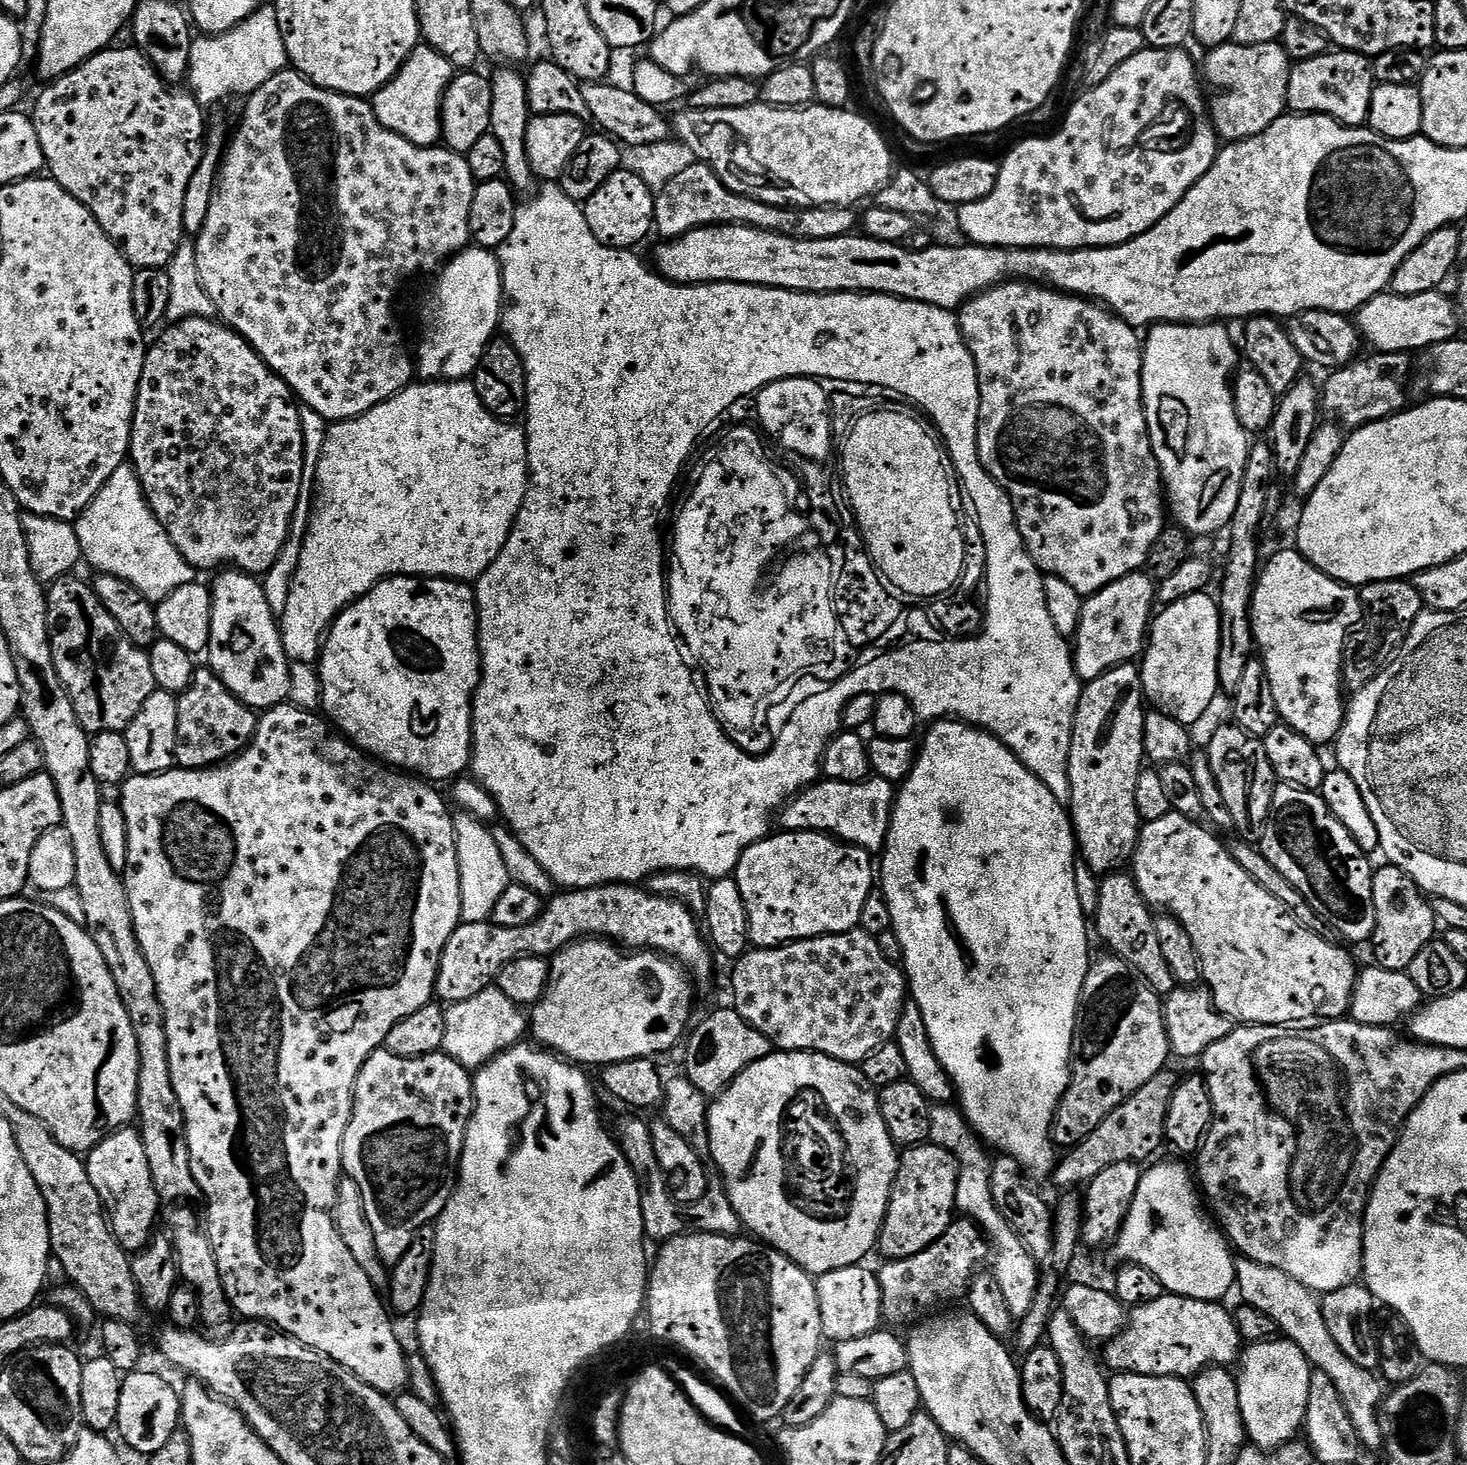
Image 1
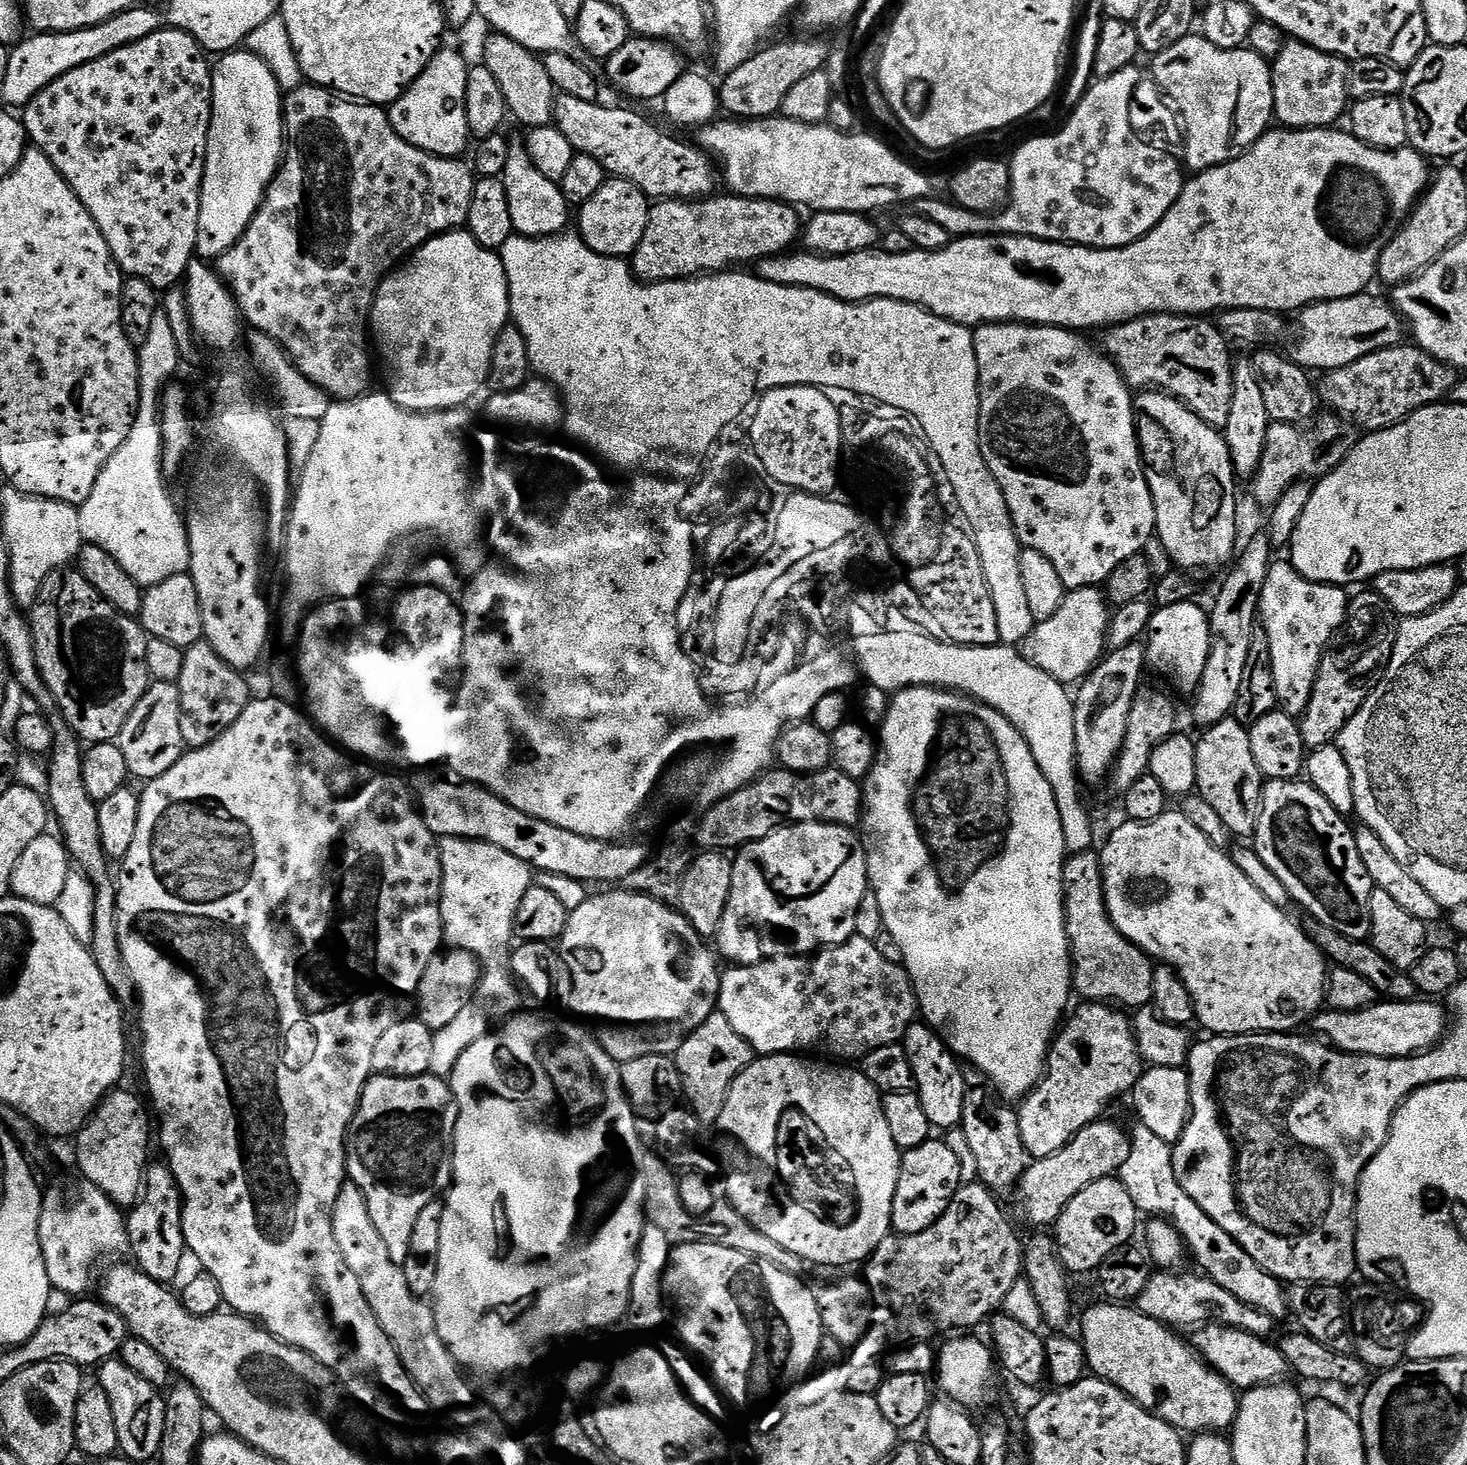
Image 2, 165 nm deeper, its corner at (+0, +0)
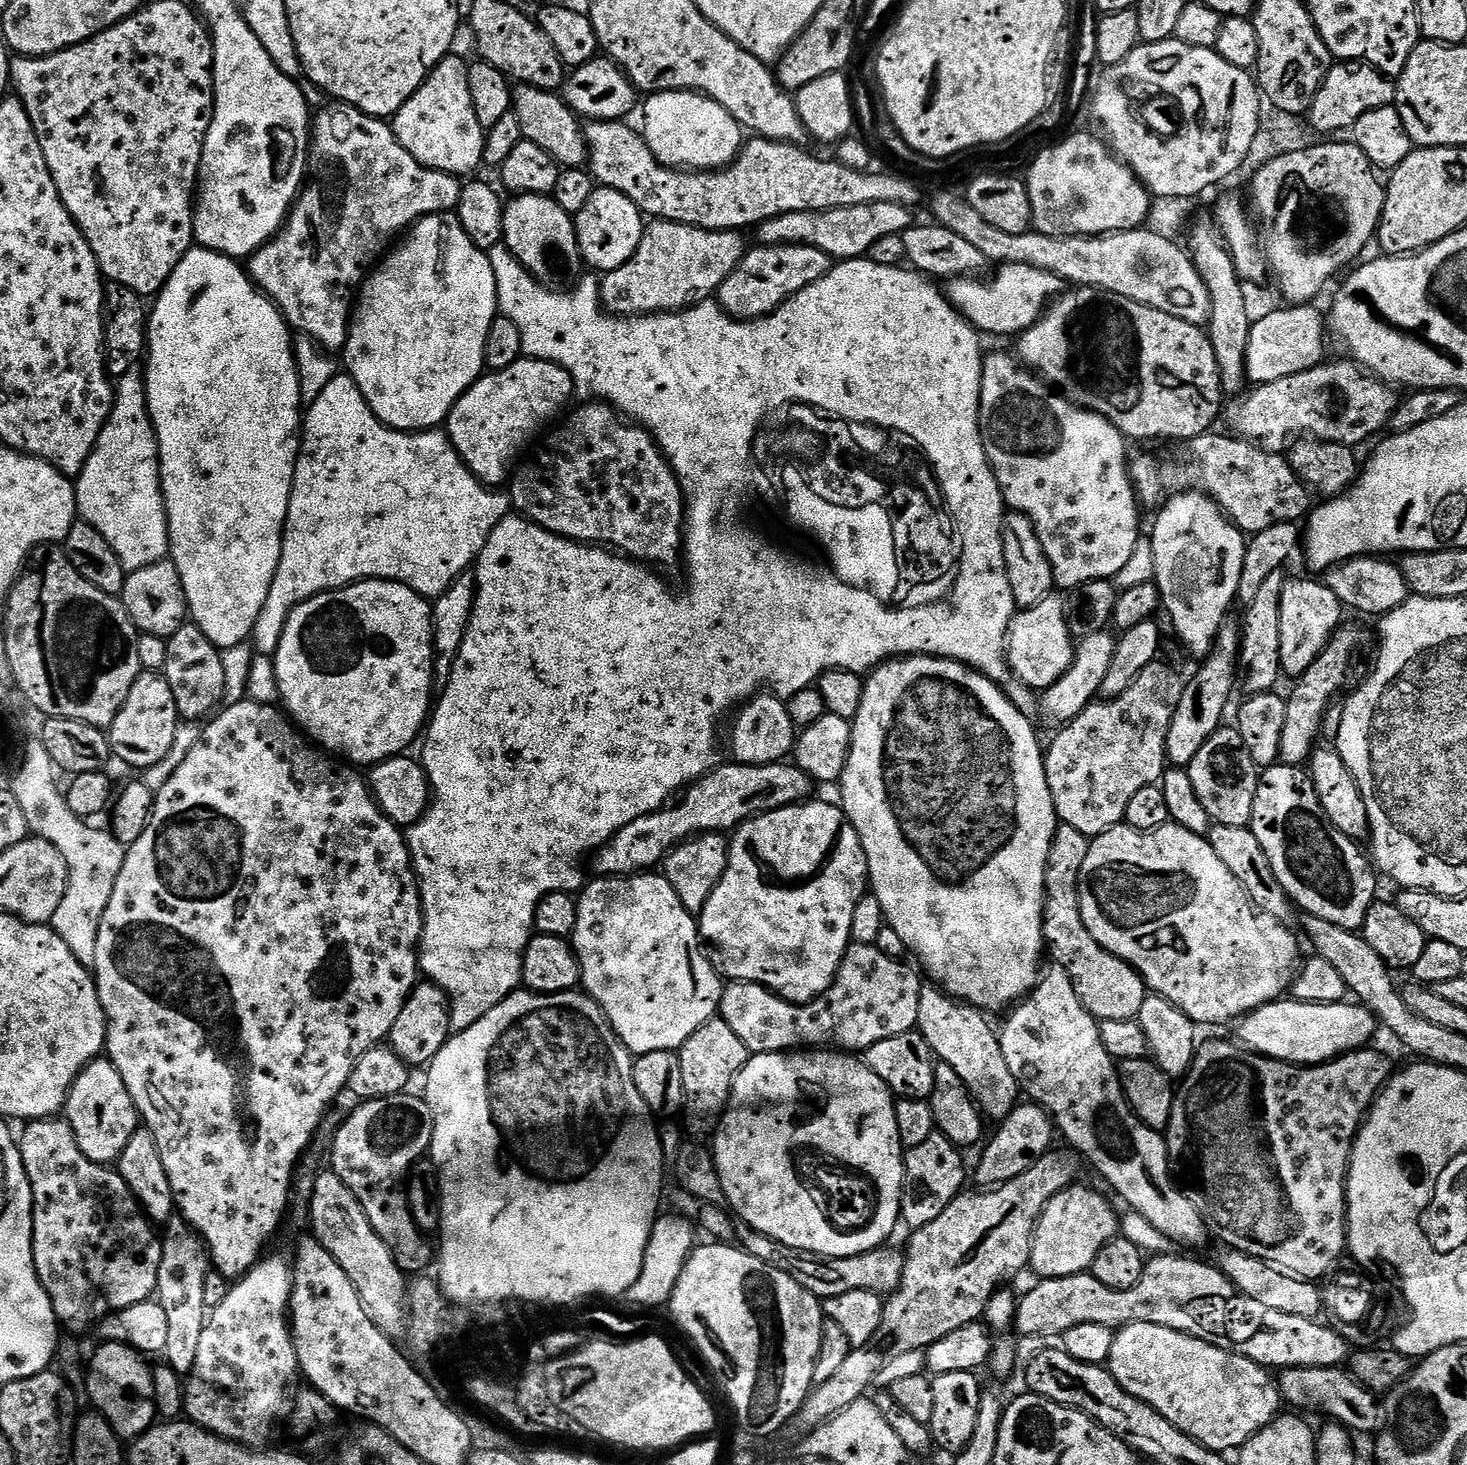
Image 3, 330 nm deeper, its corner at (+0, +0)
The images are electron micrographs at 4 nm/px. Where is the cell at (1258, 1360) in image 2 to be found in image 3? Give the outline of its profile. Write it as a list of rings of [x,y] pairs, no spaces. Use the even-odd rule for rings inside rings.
[[[1343,1367],[1338,1368],[1286,1368],[1279,1373],[1278,1387],[1283,1403],[1293,1404],[1293,1409],[1300,1410],[1303,1404],[1309,1404],[1312,1408],[1321,1408],[1324,1412],[1329,1412],[1331,1419],[1337,1424],[1343,1424],[1345,1428],[1356,1432],[1369,1432],[1375,1434],[1382,1427],[1382,1404],[1375,1392],[1366,1390],[1352,1376],[1351,1371]]]

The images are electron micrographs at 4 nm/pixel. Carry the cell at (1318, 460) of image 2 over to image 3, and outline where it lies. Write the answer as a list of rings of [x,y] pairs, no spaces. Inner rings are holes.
[[[1216,430],[1203,432],[1198,438],[1187,441],[1185,448],[1188,449],[1185,450],[1181,460],[1160,461],[1156,456],[1133,455],[1130,460],[1132,485],[1136,487],[1136,498],[1141,505],[1145,509],[1156,510],[1169,496],[1181,490],[1199,490],[1205,496],[1212,497],[1212,501],[1219,506],[1221,512],[1245,534],[1270,530],[1270,526],[1279,524],[1296,524],[1309,515],[1314,504],[1310,489],[1296,477],[1291,463],[1281,453],[1270,452],[1267,448],[1262,448],[1235,434],[1219,436],[1218,432]]]

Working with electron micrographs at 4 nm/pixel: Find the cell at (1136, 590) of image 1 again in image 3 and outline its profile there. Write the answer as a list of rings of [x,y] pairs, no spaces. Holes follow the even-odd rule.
[[[1053,594],[1042,598],[1038,606],[1022,608],[1012,618],[1008,628],[1008,667],[1021,684],[1033,690],[1045,690],[1058,682],[1070,669],[1077,645],[1064,613],[1065,597]]]

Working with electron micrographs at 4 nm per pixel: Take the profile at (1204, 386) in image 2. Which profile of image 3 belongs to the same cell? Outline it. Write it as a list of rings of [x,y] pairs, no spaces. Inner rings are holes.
[[[1073,287],[1065,291],[1049,303],[1046,311],[1040,315],[1040,320],[1021,332],[1015,341],[1015,355],[1021,364],[1035,372],[1041,380],[1047,382],[1053,389],[1059,390],[1074,404],[1089,408],[1100,416],[1108,417],[1110,423],[1129,441],[1132,440],[1181,440],[1187,442],[1198,438],[1203,432],[1213,431],[1216,419],[1220,416],[1220,403],[1226,400],[1224,387],[1220,384],[1218,358],[1214,358],[1214,346],[1210,346],[1207,331],[1201,325],[1182,322],[1182,318],[1174,318],[1174,314],[1162,314],[1162,310],[1154,310],[1142,302],[1134,302],[1130,298],[1122,298],[1113,292],[1101,292],[1099,288]]]

